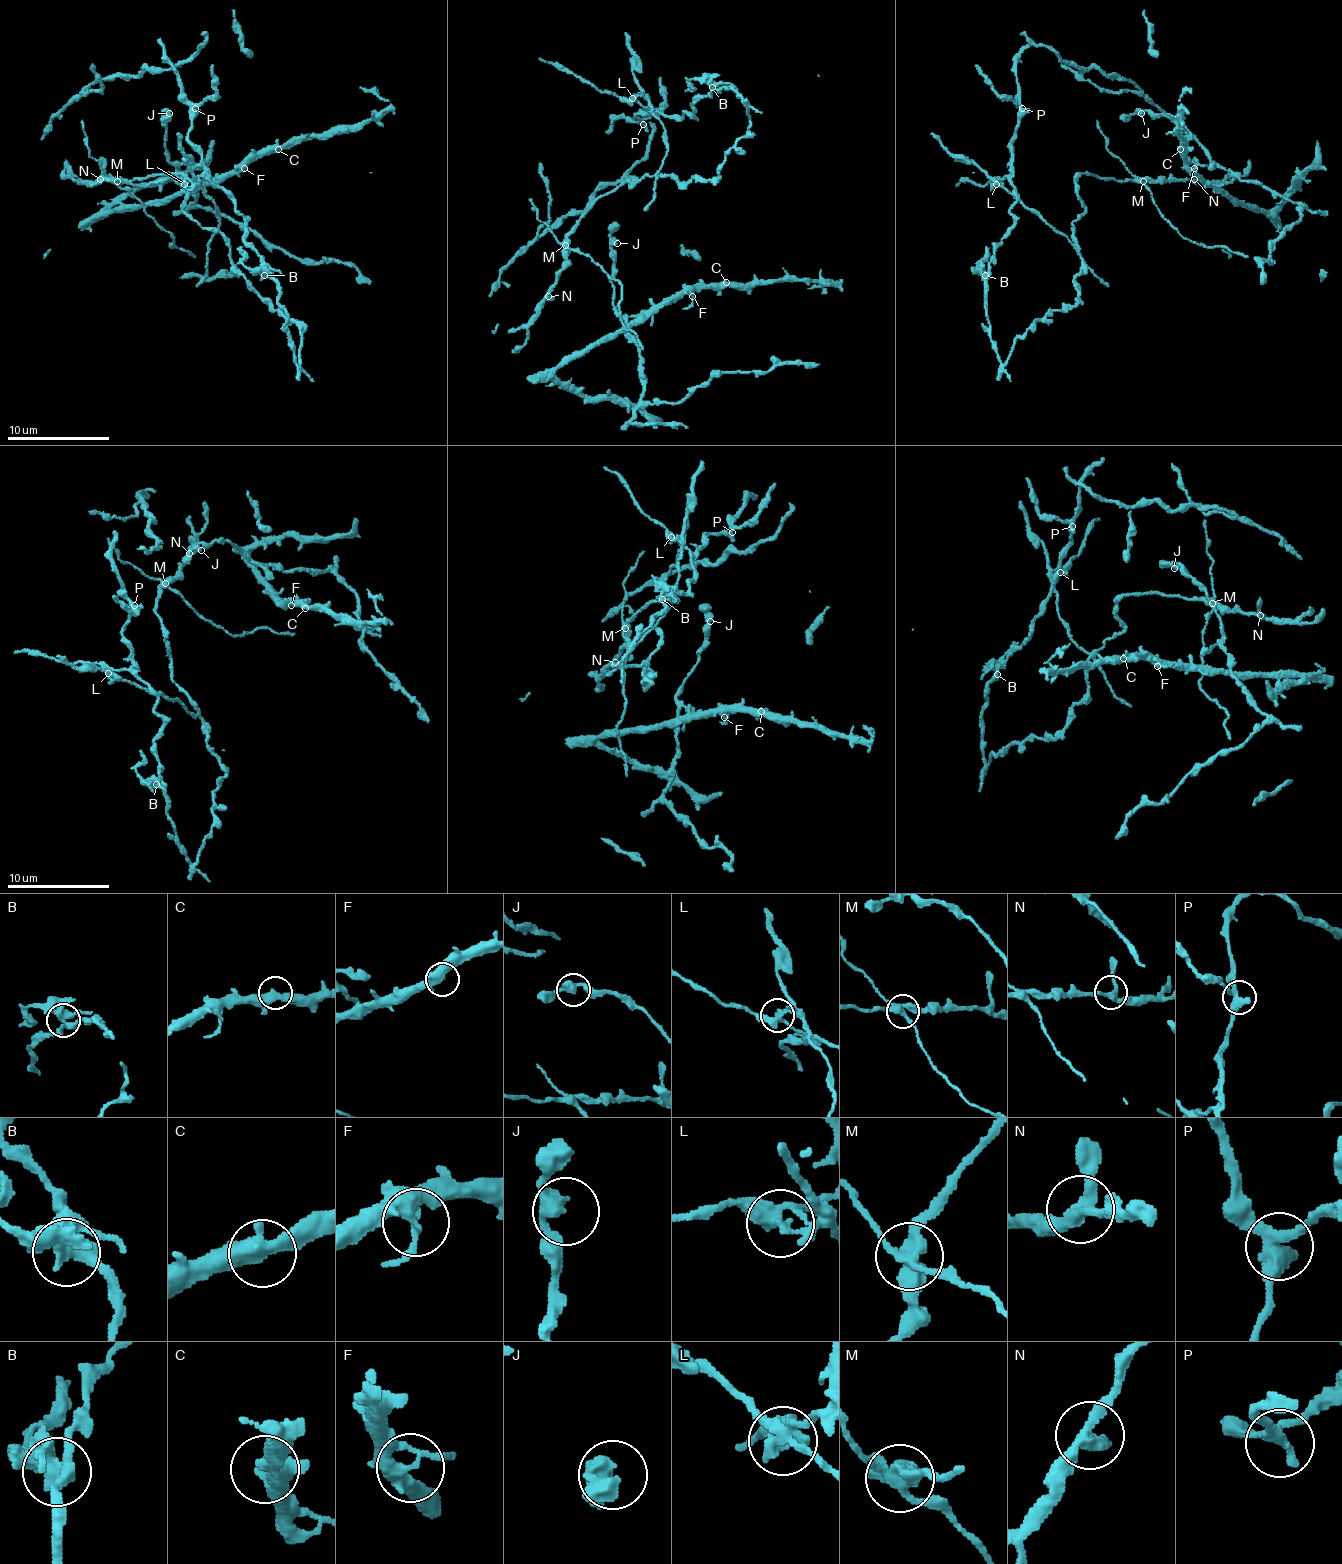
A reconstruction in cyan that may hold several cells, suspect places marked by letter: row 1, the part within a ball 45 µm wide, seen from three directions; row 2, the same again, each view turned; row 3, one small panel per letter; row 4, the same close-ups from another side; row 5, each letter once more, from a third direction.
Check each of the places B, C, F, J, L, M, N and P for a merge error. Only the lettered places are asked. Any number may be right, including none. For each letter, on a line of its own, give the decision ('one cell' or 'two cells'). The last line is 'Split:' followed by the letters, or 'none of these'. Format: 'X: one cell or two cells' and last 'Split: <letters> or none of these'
B: two cells
C: one cell
F: one cell
J: one cell
L: two cells
M: two cells
N: one cell
P: one cell
Split: B, L, M

